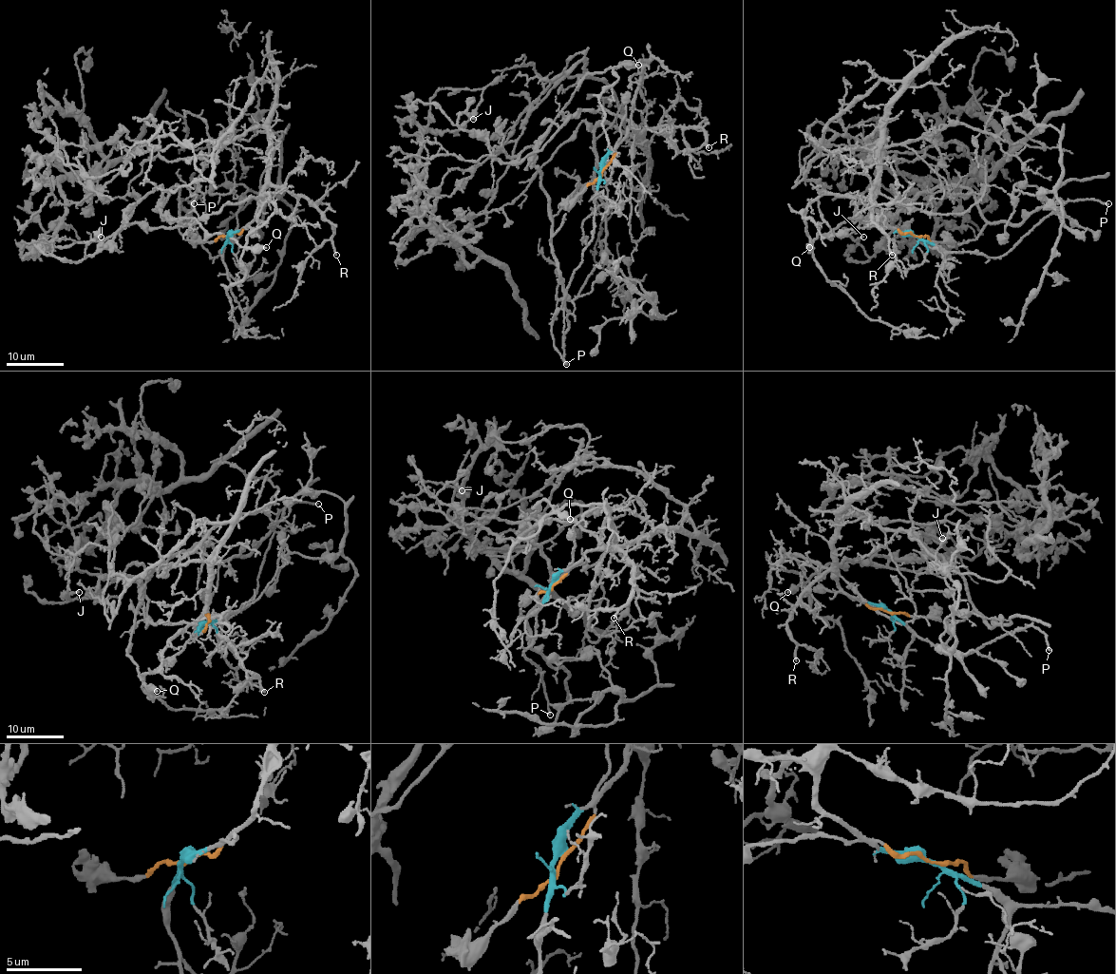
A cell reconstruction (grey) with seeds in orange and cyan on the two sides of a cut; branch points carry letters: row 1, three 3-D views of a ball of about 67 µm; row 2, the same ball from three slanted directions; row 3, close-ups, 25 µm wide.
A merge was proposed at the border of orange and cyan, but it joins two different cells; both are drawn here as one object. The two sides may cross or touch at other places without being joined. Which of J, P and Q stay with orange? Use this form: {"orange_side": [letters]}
{"orange_side": ["J", "Q"]}

